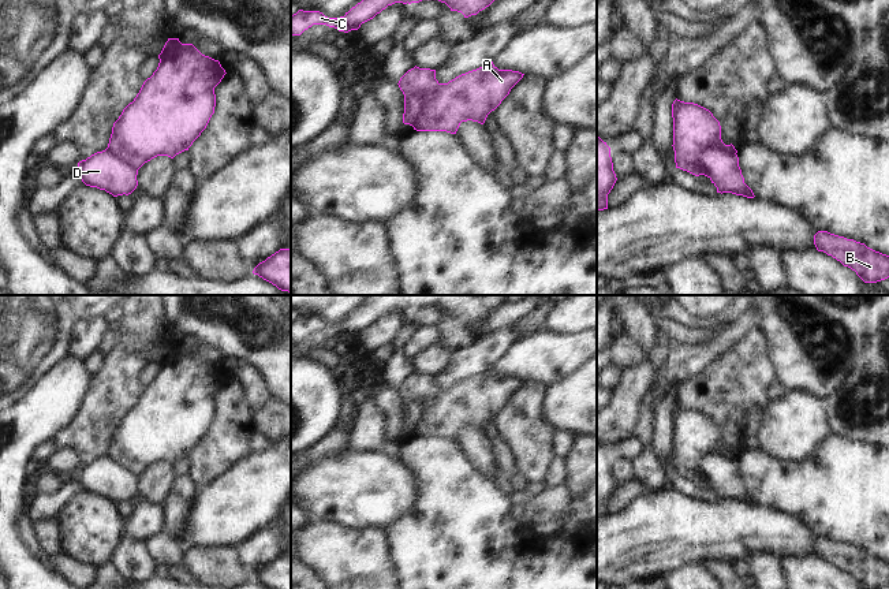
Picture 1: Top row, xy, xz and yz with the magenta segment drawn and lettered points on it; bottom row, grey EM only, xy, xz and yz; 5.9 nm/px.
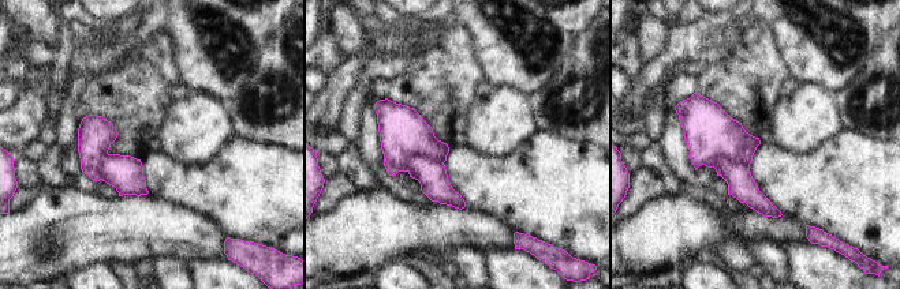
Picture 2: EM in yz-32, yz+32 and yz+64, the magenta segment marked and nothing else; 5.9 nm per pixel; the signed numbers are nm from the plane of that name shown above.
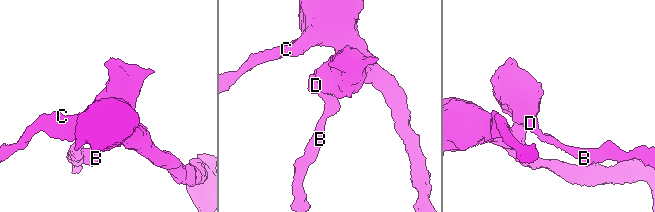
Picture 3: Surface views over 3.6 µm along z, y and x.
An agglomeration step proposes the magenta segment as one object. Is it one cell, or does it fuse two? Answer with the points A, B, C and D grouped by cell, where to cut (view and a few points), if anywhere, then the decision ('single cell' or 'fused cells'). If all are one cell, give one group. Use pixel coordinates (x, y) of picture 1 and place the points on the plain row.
groups A C / B D; cut yz (735, 458), (705, 455), (701, 461), (698, 478); fused cells

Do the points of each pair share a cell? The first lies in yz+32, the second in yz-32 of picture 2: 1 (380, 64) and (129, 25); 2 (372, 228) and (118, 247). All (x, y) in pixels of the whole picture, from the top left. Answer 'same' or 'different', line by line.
1: different
2: same

